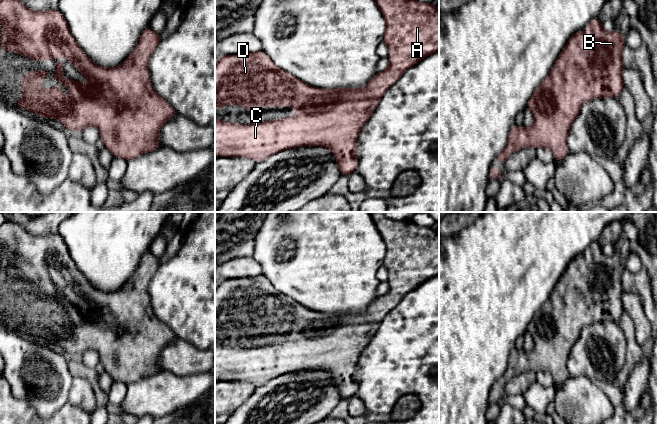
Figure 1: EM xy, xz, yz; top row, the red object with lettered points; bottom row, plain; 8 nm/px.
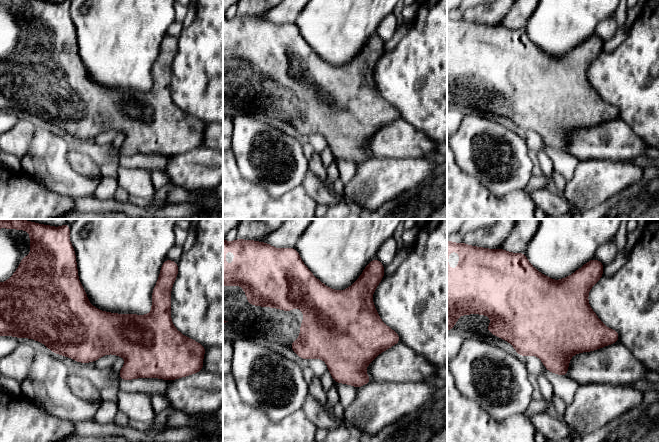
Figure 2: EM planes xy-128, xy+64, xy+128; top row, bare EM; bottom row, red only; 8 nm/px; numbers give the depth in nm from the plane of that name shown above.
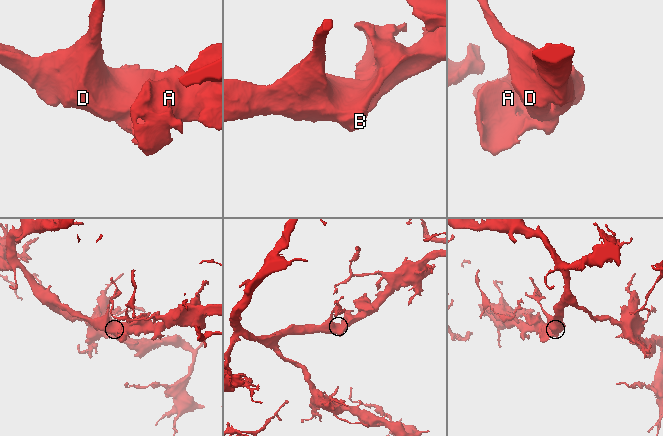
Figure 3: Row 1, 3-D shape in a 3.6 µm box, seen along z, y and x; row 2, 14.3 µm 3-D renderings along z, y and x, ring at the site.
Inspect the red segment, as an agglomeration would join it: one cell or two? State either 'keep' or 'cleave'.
keep

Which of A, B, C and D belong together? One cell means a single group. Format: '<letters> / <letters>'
A B C D

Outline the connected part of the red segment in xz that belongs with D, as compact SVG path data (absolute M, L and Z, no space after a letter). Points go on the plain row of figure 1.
M369 212L373 218L373 221L382 235L382 238L385 242L386 253L383 259L383 266L387 268L389 271L389 290L382 296L377 297L372 303L370 303L367 309L363 312L338 312L338 313L323 313L312 311L307 309L297 303L292 298L280 293L277 291L270 281L262 274L254 277L243 278L243 279L221 279L220 284L215 289L215 334L220 333L225 329L245 329L246 330L246 337L262 337L262 331L264 329L273 329L275 334L280 333L283 329L291 330L292 332L296 332L299 336L297 339L286 341L284 343L275 343L271 345L263 345L253 348L239 348L239 347L227 347L223 346L221 342L215 342L215 378L218 381L246 381L246 382L253 382L257 387L264 385L266 382L274 379L275 377L280 377L285 373L291 373L297 370L322 370L328 371L334 377L336 381L336 386L340 393L341 399L348 400L349 398L353 397L359 387L359 382L357 379L357 363L358 360L369 344L372 337L375 335L376 331L378 330L382 320L384 317L403 299L403 297L412 291L413 289L417 288L421 283L427 281L428 279L438 276L439 275L439 233L434 230L432 227L420 227L416 225L411 219L407 219L404 221L394 221L392 219L388 219L383 212Z

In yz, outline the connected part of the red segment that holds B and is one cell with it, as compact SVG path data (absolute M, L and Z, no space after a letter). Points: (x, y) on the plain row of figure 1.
M597 242L588 247L588 259L581 253L572 259L561 275L548 301L535 314L526 331L534 341L534 348L526 353L513 349L505 373L495 381L497 386L506 386L509 380L529 369L550 372L554 385L562 384L570 375L567 362L570 351L582 329L594 322L618 322L624 312L622 274L625 262L617 255L606 256Z

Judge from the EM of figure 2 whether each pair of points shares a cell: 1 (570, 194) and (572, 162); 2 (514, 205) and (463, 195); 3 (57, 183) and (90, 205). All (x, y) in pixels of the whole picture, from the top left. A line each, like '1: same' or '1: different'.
1: different
2: same
3: different

